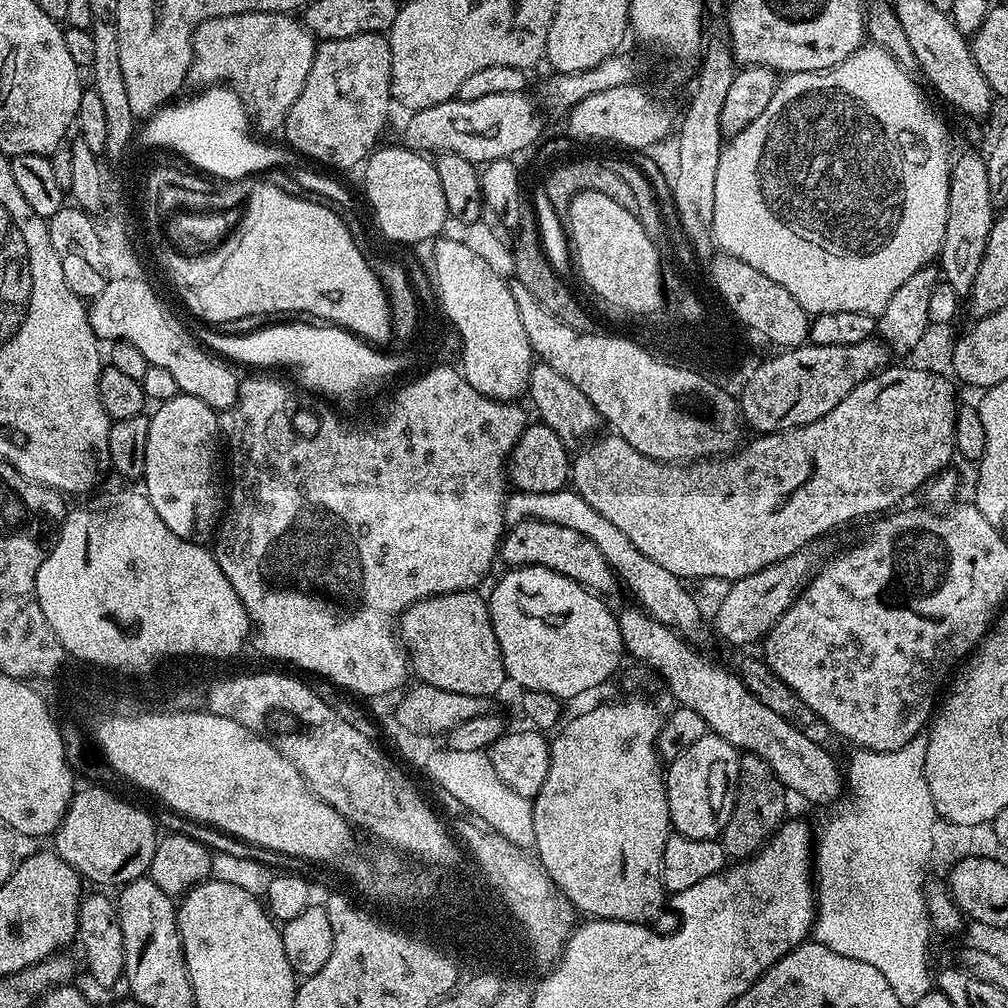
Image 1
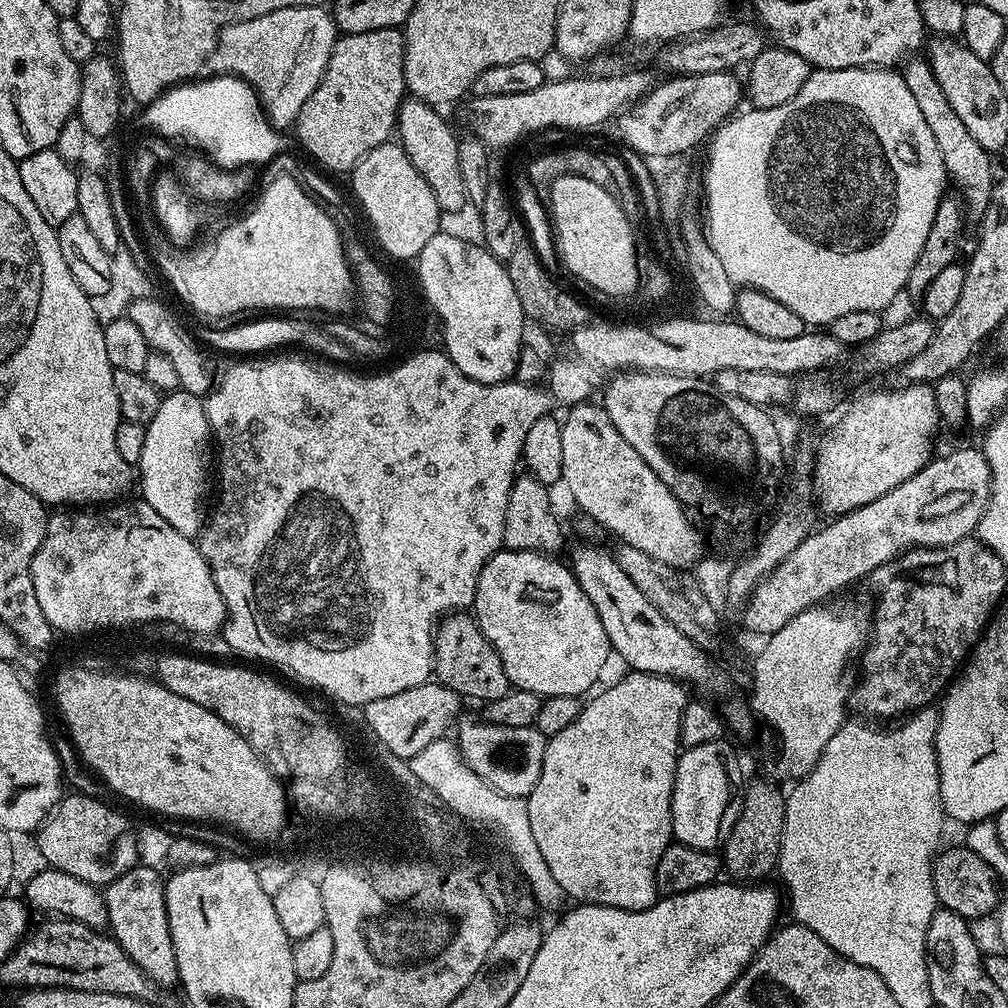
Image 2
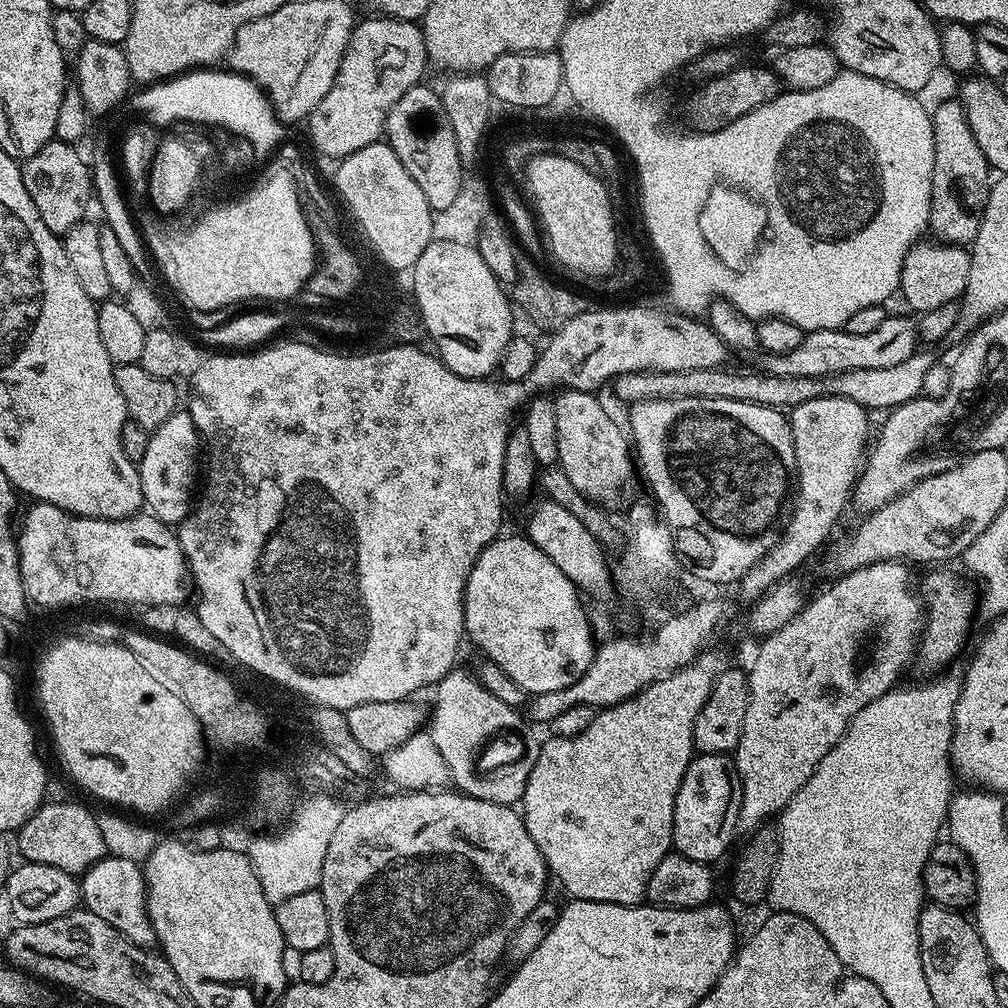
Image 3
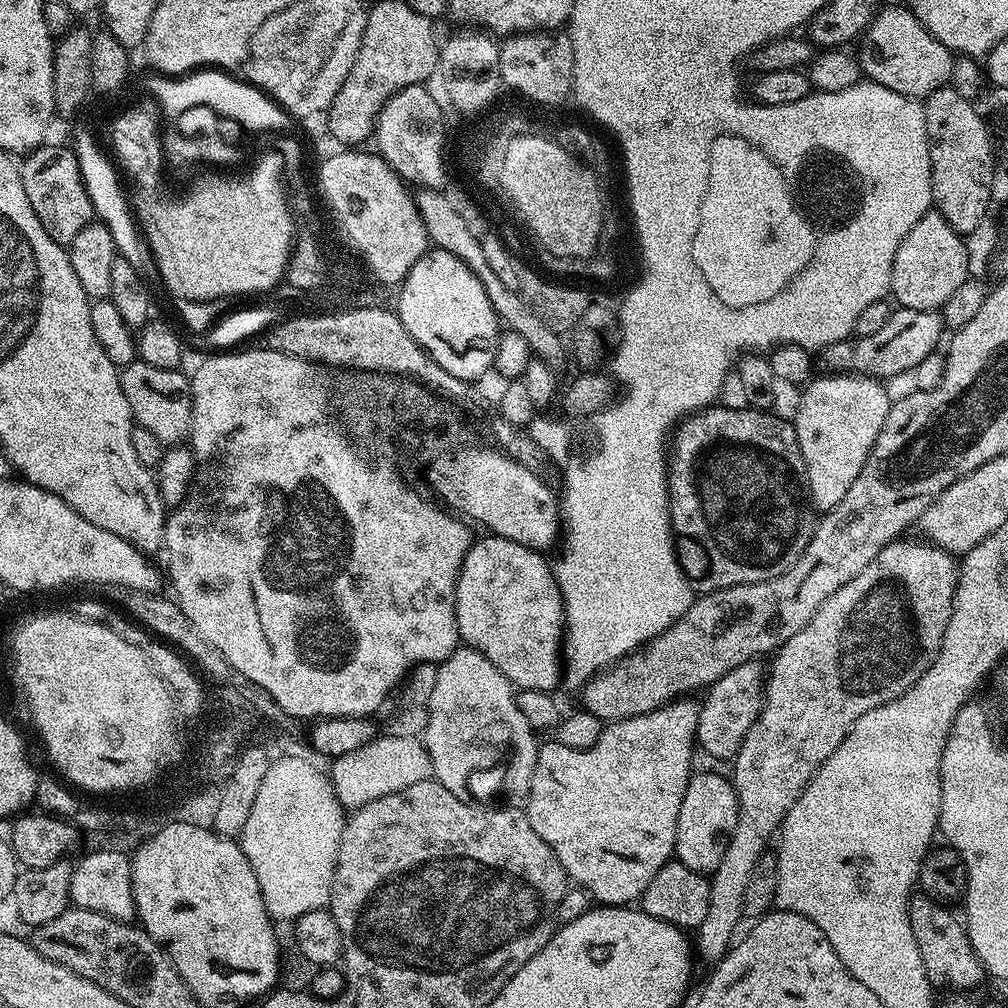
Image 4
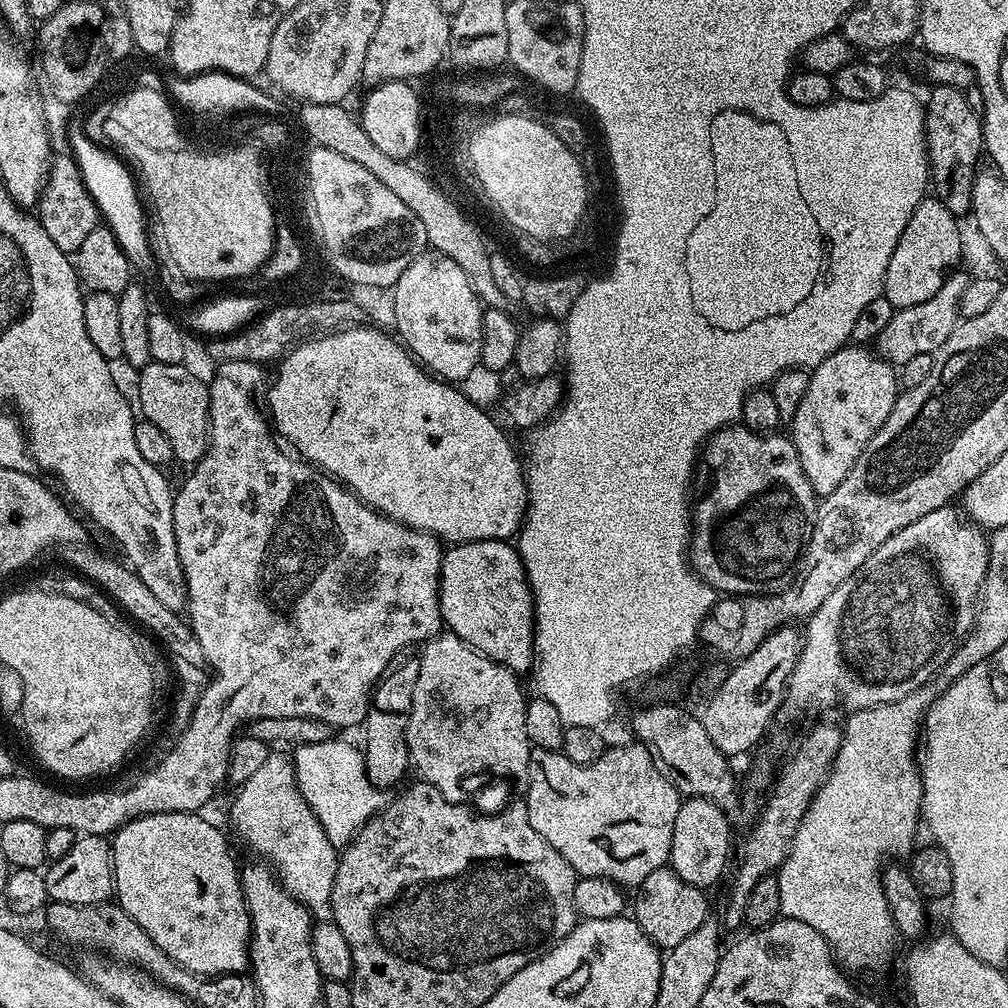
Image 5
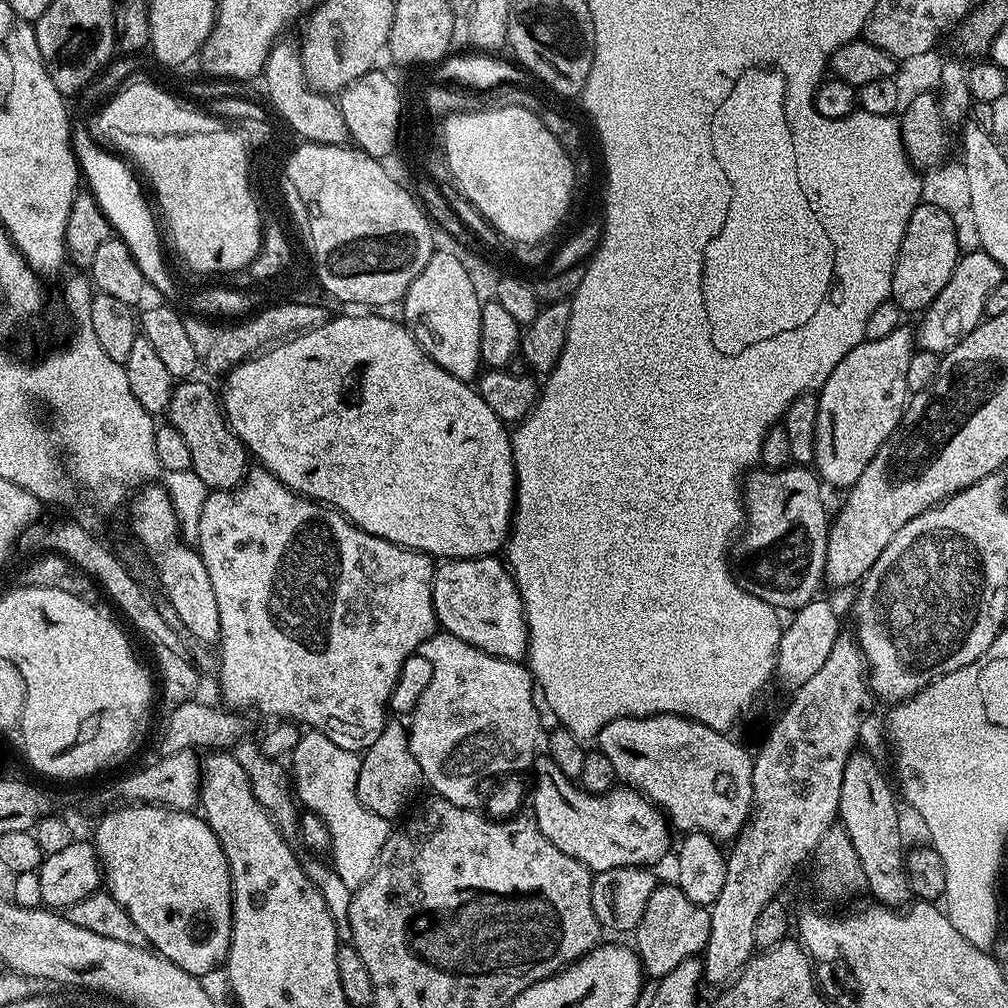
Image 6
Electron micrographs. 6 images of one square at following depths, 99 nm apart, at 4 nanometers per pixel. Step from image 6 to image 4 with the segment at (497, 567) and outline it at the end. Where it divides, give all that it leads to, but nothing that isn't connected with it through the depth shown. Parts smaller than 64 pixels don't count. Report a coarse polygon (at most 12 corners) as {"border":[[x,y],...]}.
{"border":[[484,534],[460,639],[517,689],[562,680],[564,603],[539,551]]}

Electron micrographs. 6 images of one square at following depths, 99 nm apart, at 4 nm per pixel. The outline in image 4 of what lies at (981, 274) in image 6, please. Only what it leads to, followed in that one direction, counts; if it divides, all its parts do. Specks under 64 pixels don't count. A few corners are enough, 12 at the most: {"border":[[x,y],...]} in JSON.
{"border":[[897,307],[875,334],[823,349],[825,369],[884,382],[939,347],[939,313]]}

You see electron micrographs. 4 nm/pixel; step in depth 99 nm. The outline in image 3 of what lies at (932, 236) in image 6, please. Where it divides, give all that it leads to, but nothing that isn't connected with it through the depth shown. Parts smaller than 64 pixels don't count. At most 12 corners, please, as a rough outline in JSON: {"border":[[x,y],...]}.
{"border":[[924,238],[898,292],[919,314],[959,301],[969,249]]}

